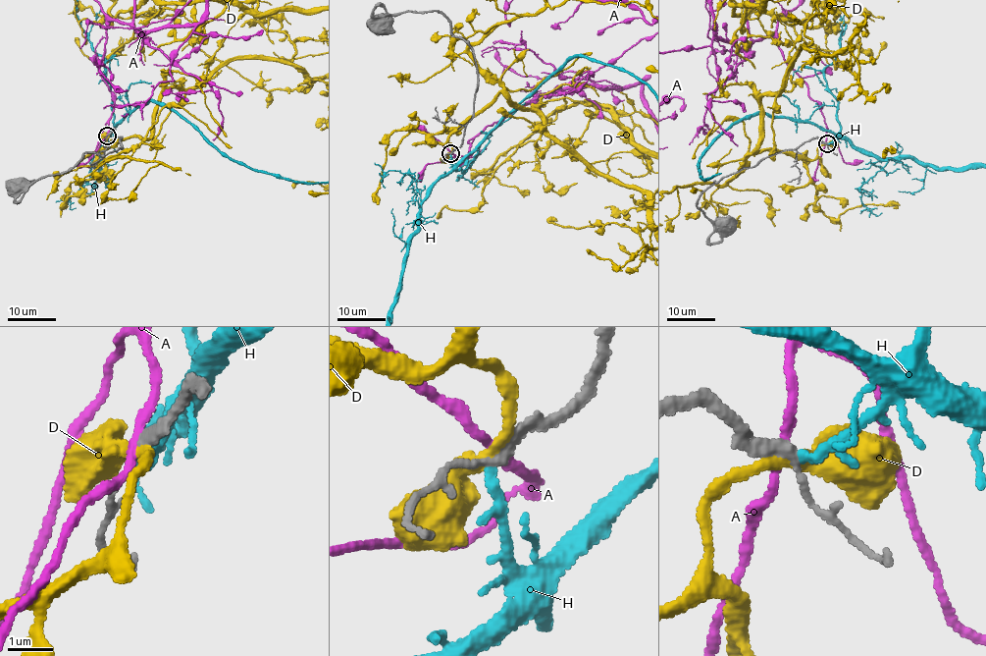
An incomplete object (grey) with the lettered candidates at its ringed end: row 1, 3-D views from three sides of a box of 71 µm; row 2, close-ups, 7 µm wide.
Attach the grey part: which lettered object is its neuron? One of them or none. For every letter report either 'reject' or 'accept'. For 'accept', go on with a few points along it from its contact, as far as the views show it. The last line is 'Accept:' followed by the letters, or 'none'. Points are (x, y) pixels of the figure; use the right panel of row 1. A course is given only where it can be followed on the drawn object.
A: reject
D: reject
H: accept
Accept: H

